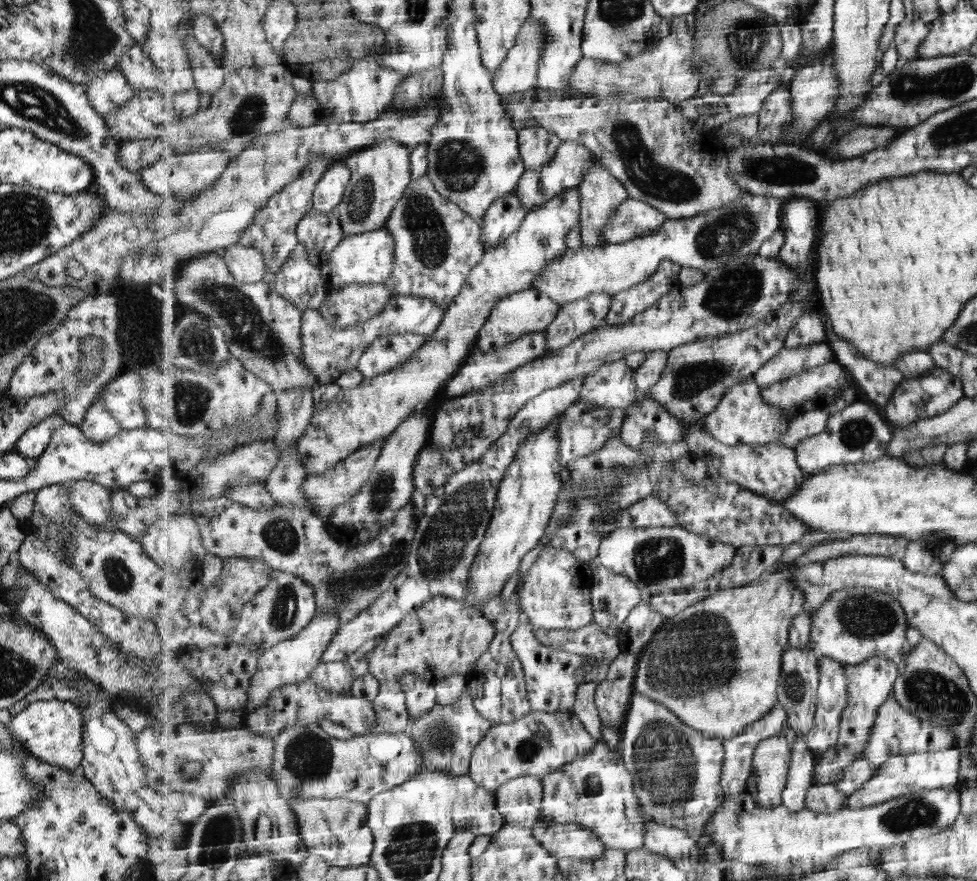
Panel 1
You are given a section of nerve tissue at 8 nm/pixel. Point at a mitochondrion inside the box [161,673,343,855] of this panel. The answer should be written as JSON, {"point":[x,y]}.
{"point":[308,756]}

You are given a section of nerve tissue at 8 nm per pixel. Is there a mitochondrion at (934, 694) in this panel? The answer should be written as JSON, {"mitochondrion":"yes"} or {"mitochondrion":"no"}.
{"mitochondrion":"yes"}

